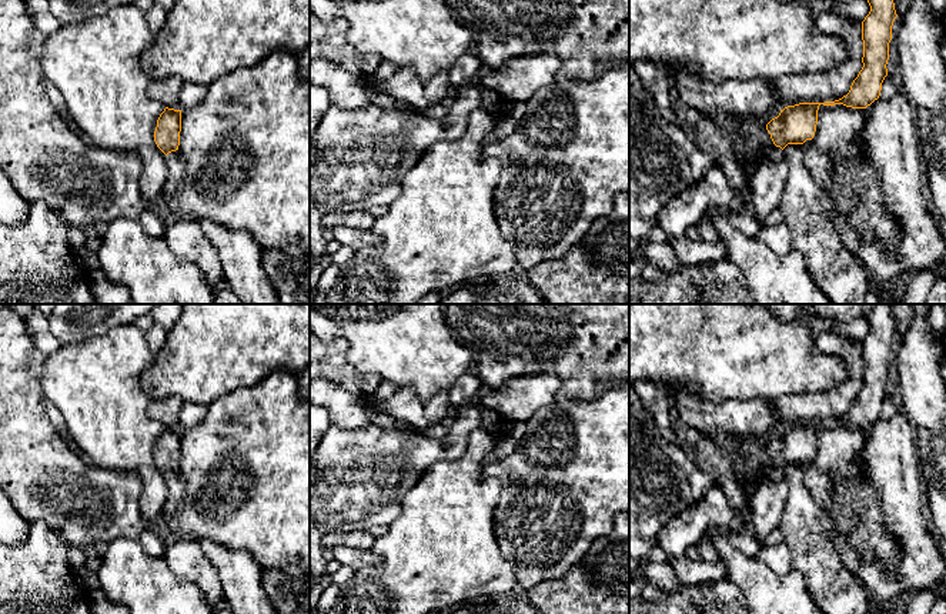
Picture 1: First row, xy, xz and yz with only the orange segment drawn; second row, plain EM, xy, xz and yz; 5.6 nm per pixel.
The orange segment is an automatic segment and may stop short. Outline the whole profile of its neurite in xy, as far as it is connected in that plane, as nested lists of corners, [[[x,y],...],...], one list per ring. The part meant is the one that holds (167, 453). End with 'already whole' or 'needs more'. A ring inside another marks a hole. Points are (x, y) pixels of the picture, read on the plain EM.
[[[166,427],[157,440],[154,461],[166,474],[168,497],[164,503],[163,513],[174,515],[181,508],[184,498],[185,478],[178,471],[181,451],[181,430]]]; needs more

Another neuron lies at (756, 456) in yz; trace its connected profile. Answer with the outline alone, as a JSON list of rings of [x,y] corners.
[[[733,436],[731,440],[735,443],[735,447],[745,460],[746,465],[756,468],[761,475],[772,468],[773,461],[770,458],[770,454],[766,450],[766,446],[759,444],[758,437]]]

